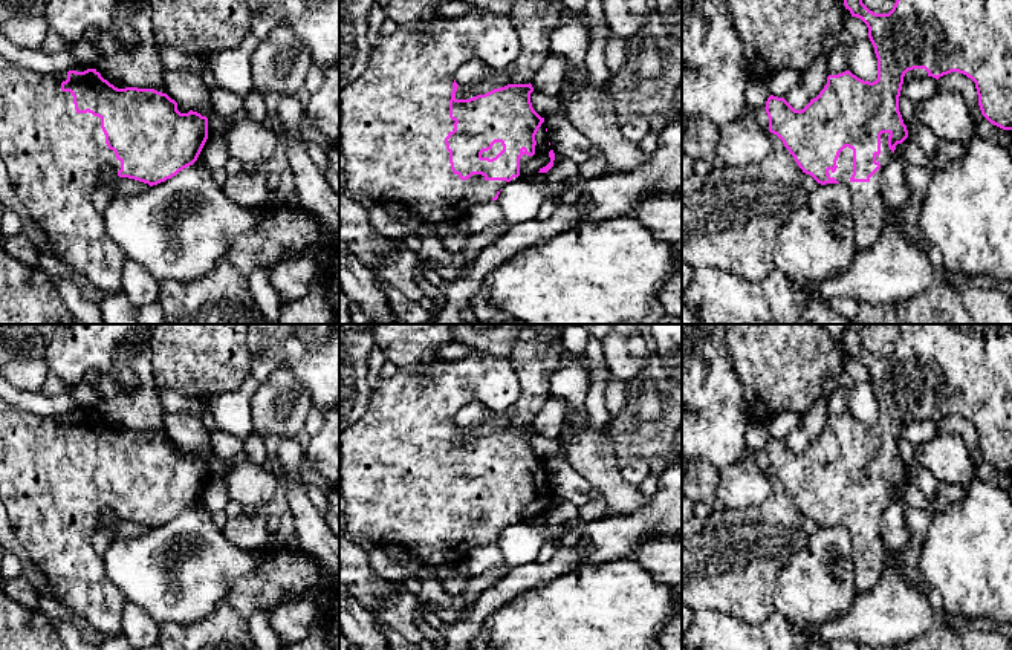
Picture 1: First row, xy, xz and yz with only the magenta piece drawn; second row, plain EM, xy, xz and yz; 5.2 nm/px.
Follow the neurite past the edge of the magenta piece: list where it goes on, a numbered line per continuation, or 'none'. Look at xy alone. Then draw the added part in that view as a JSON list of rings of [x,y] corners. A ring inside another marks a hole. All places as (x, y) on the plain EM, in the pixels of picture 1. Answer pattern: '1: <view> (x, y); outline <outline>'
1: xy (54, 499); outline [[[0,399],[0,499],[6,506],[8,518],[18,543],[46,577],[50,586],[49,592],[95,630],[105,638],[113,638],[121,633],[127,601],[110,580],[104,555],[95,551],[92,537],[99,528],[101,512],[112,509],[119,514],[121,503],[105,486],[101,460],[89,454],[78,456],[72,436],[61,433],[61,425],[66,422],[67,414],[40,416]]]

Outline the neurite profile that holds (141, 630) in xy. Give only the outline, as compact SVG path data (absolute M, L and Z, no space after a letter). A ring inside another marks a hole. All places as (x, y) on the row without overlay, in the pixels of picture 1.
M127 603L122 613L121 633L138 650L157 644L161 624L138 604Z

